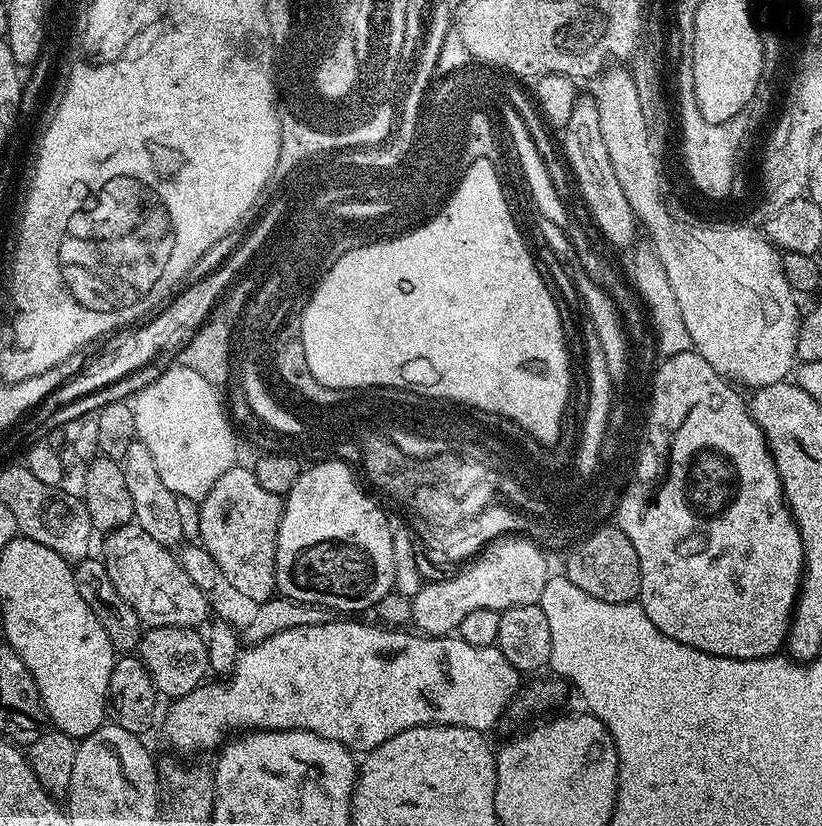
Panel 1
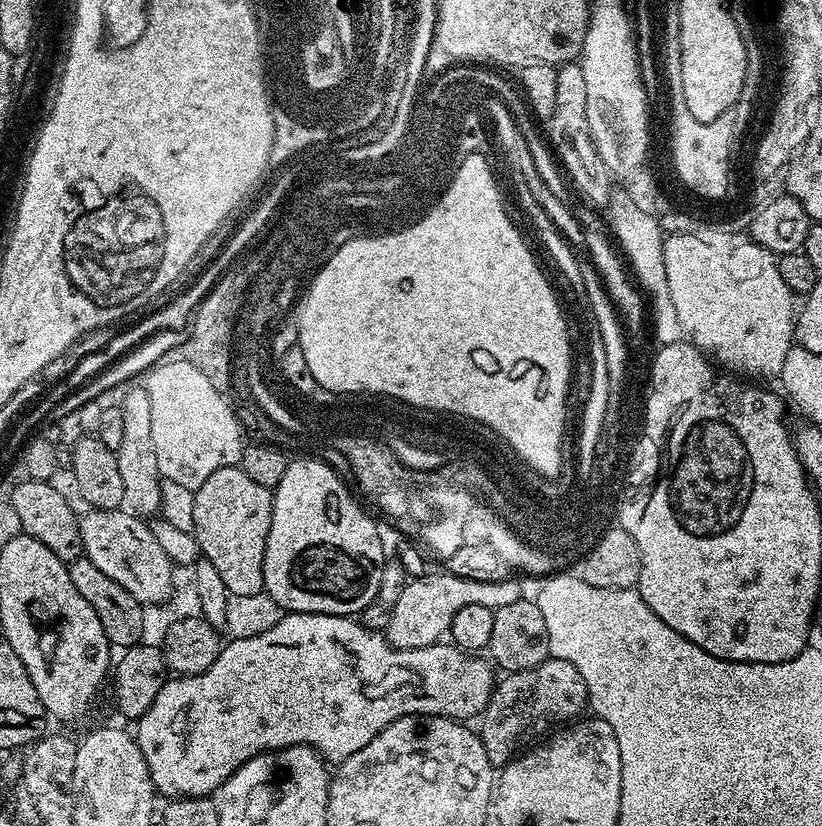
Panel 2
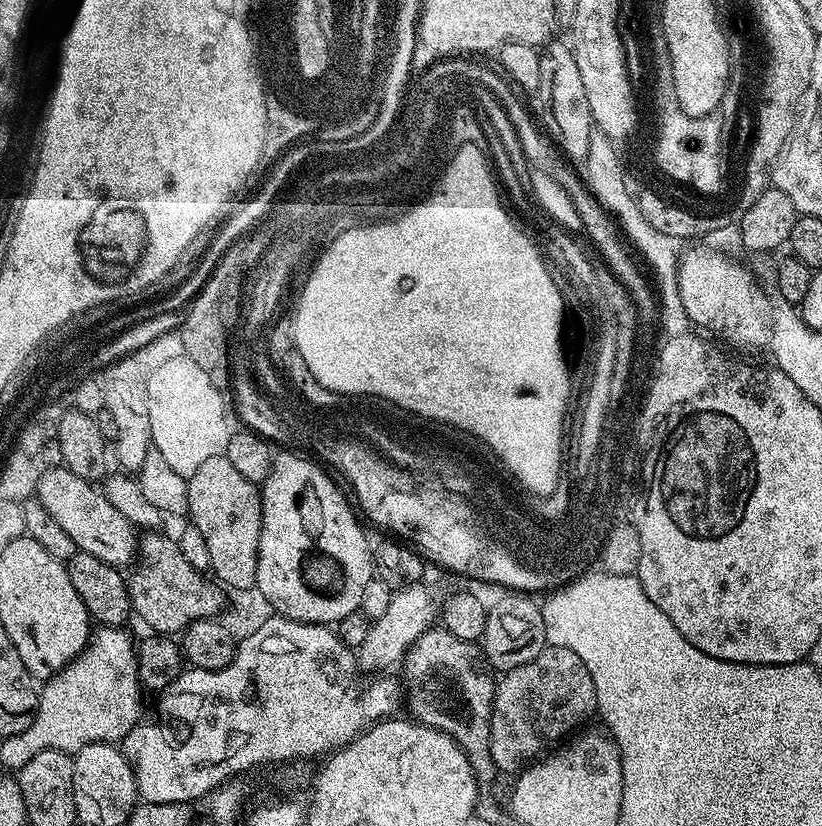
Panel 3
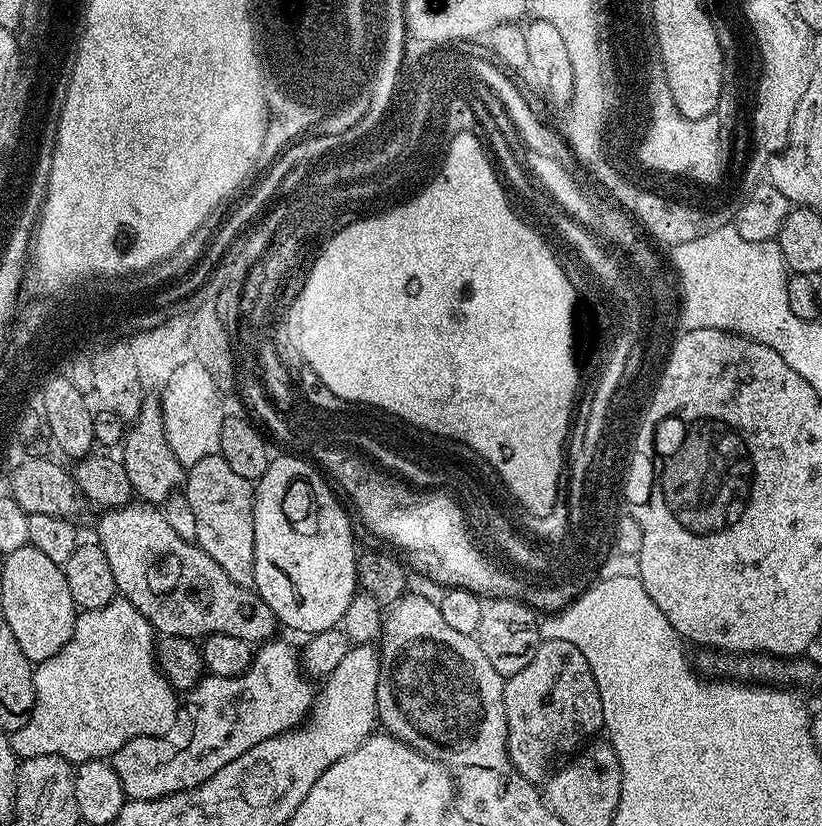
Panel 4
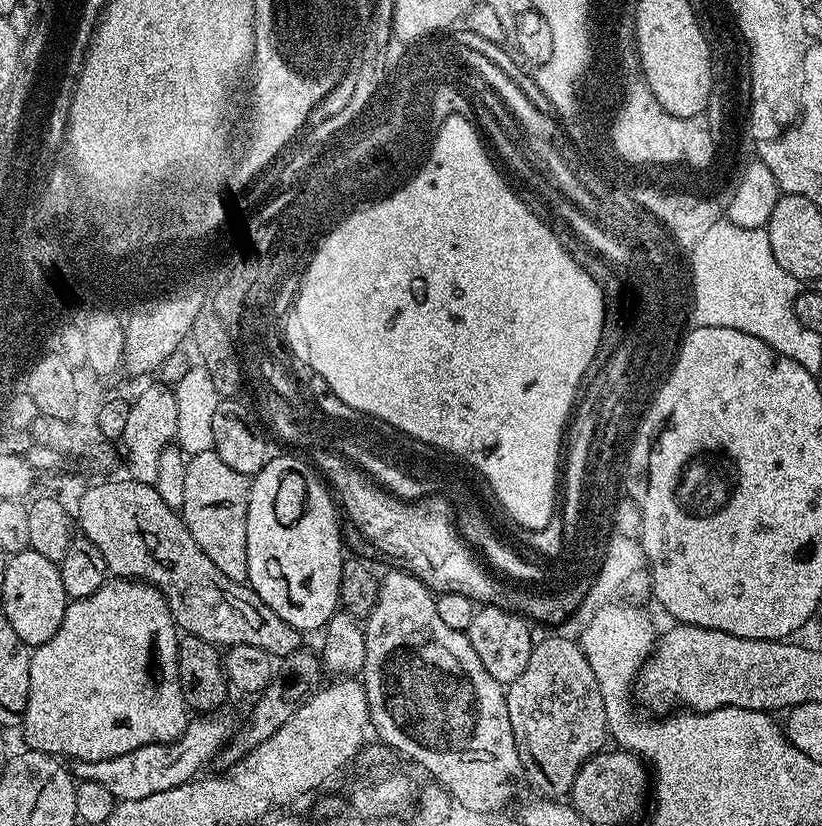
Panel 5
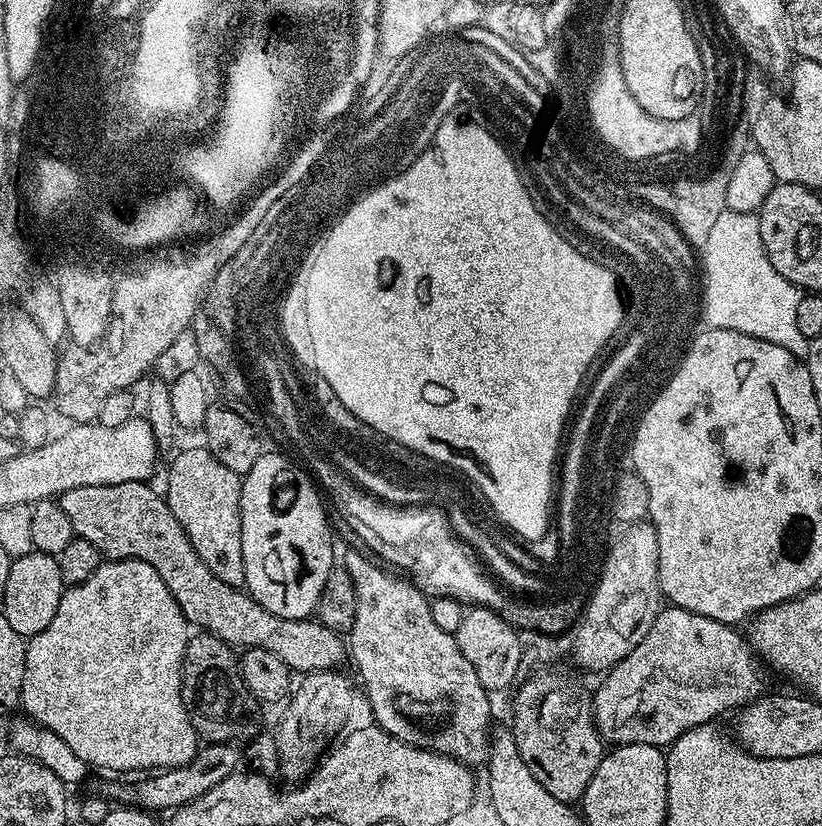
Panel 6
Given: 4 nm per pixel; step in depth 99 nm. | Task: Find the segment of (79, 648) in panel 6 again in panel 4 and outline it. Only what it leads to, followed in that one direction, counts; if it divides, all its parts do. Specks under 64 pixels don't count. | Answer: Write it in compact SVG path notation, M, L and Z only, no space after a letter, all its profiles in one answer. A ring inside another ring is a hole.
M117 598L98 610L77 615L74 634L58 654L33 667L34 702L26 726L8 737L14 754L21 760L57 756L75 766L88 760L110 758L126 742L139 736L165 736L178 715L178 696L156 662L157 633L129 600Z

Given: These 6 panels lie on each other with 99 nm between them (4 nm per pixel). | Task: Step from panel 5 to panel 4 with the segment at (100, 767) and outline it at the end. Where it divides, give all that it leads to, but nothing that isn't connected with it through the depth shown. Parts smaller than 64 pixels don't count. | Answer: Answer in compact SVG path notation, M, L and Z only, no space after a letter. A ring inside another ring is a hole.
M280 639L263 641L255 649L252 665L242 676L208 674L200 679L183 697L174 726L165 736L139 736L126 742L122 750L110 757L112 769L118 774L128 800L153 800L196 788L206 782L206 778L218 774L226 762L234 762L234 758L258 746L258 742L266 742L266 738L274 738L304 723L312 711L314 684L301 669L297 649Z

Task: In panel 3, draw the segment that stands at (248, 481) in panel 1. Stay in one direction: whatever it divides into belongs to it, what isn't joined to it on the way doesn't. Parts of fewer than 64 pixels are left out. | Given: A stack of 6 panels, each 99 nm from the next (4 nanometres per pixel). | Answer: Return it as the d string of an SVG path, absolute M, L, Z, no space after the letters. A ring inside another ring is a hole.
M225 455L215 456L207 462L202 462L202 466L198 466L198 470L194 470L194 474L187 477L187 483L188 509L186 512L190 517L190 523L196 527L198 534L202 534L206 542L206 551L210 554L208 568L211 575L227 588L236 588L238 591L255 588L258 574L258 542L262 530L261 489L244 478L230 464Z

